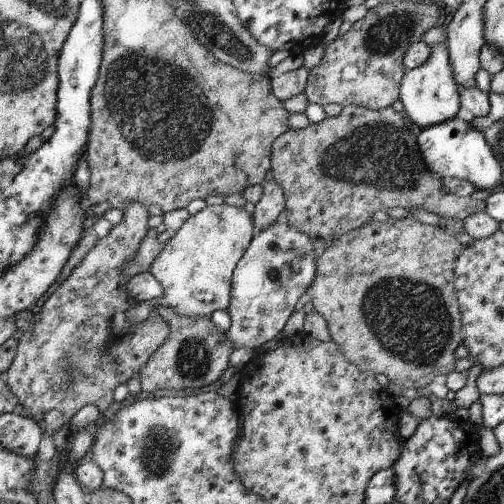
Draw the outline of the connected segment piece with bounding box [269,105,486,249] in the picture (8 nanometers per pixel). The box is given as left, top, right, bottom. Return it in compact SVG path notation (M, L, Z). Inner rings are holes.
M346 105L338 116L327 116L319 123L310 123L303 129L289 128L281 134L271 146L269 178L282 187L286 220L305 232L318 249L325 249L346 232L368 224L377 210L394 206L409 211L422 208L459 221L474 213L484 213L485 201L446 194L442 180L432 176L428 168L420 166L421 152L416 132L412 134L410 126L412 121L406 120L402 112L395 112L392 107L373 111L360 105Z

